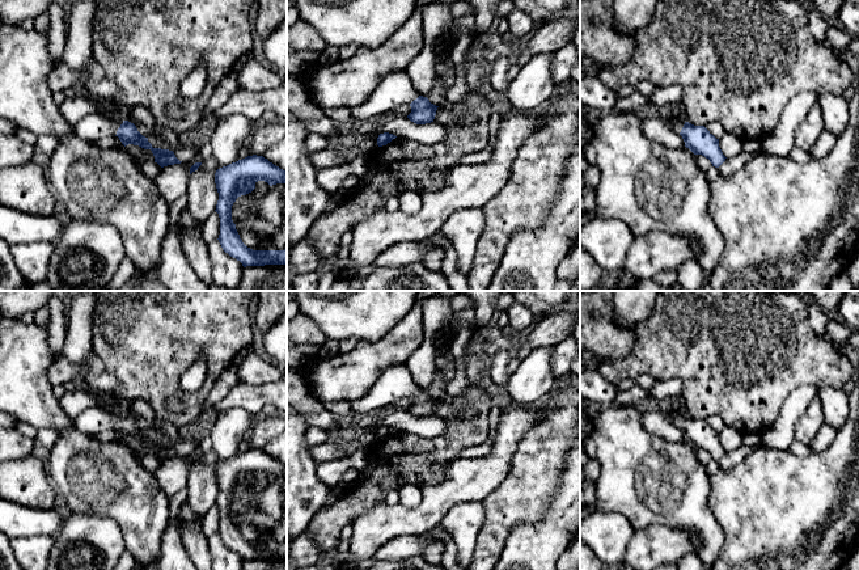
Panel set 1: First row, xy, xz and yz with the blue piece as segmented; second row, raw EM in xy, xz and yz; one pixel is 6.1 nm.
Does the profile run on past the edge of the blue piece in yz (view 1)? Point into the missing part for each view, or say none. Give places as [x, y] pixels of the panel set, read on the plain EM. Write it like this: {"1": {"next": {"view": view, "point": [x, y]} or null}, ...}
{"1": {"next": {"view": "yz", "point": [676, 418]}}}

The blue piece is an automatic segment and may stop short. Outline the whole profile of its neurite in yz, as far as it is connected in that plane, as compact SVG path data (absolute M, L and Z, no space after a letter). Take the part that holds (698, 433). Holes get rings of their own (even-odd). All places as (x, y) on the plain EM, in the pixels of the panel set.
M668 406L664 408L664 411L670 422L682 430L685 440L694 448L704 449L715 461L719 461L725 455L727 451L719 440L719 432L716 432L704 419L694 419L684 411L677 413Z

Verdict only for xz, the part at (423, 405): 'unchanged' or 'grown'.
grown

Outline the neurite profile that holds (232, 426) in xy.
M228 409L217 413L210 438L212 449L221 460L238 453L238 447L245 440L255 418L257 415L245 409Z

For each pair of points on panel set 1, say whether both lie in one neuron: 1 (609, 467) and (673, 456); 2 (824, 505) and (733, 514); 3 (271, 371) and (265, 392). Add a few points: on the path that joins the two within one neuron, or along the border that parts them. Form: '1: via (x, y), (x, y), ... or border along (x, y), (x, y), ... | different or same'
1: via (625, 452), (657, 454) | same
2: via (802, 514), (756, 514) | same
3: border along (238, 381), (246, 384), (273, 383) | different

